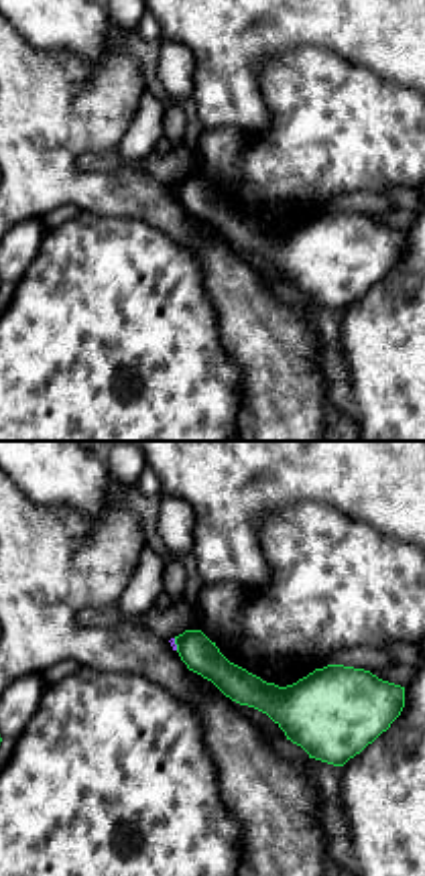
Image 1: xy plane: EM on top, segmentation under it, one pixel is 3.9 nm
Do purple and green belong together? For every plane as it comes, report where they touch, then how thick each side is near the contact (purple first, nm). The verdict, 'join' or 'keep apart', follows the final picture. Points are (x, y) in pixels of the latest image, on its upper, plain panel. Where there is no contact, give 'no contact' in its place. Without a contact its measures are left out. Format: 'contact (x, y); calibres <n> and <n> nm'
contact (175, 190); calibres 20 and 140 nm

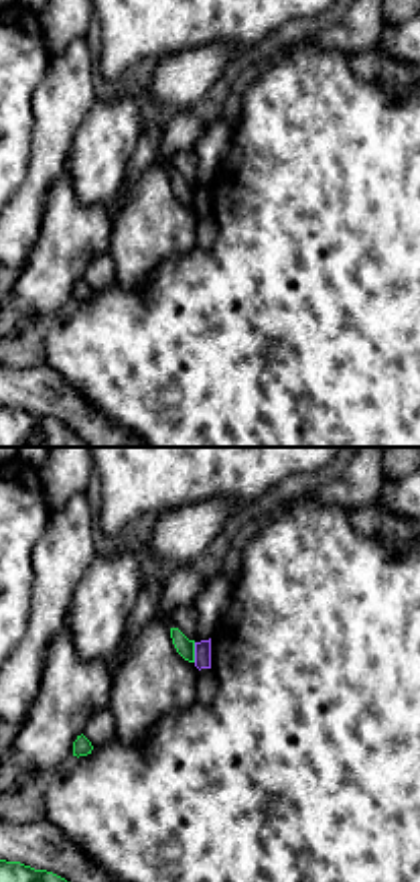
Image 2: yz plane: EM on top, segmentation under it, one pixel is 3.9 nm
contact (195, 198); calibres 60 and 70 nm

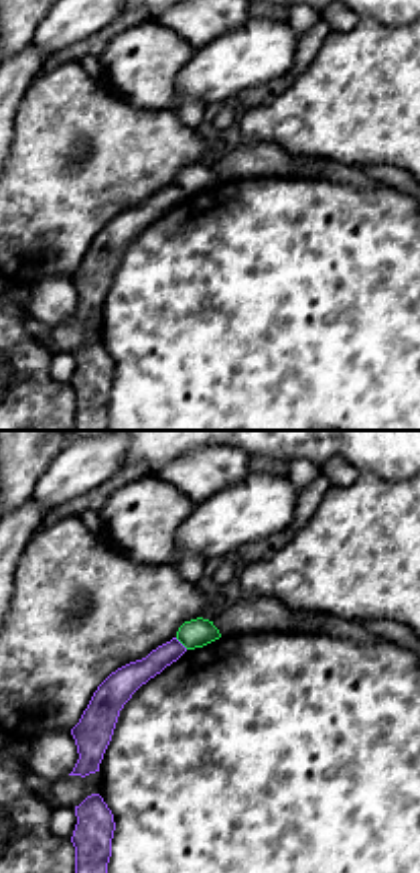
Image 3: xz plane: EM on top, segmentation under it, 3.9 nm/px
contact (179, 187); calibres 110 and 120 nm

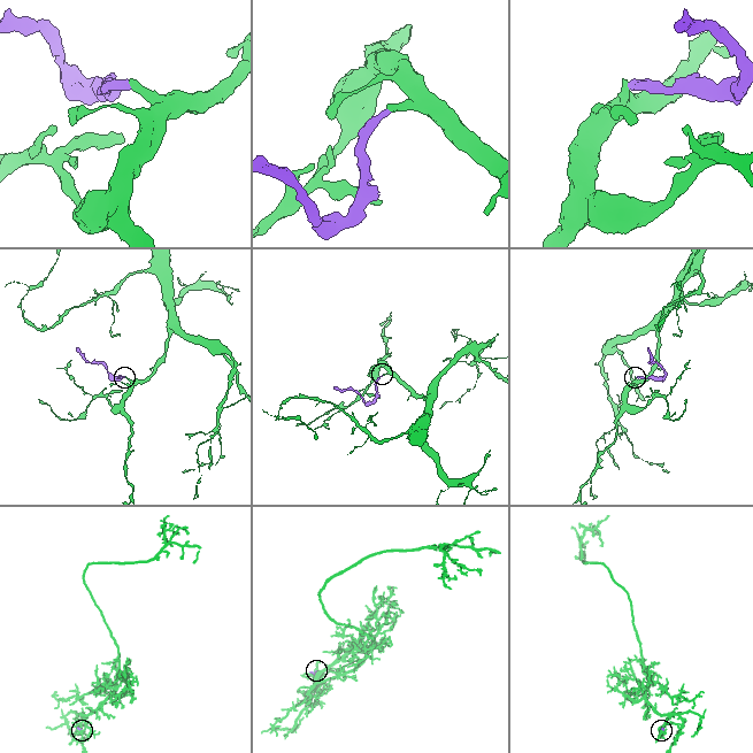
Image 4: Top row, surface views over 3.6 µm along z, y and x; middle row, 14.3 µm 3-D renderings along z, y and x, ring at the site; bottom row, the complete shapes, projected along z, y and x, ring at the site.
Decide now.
keep apart

